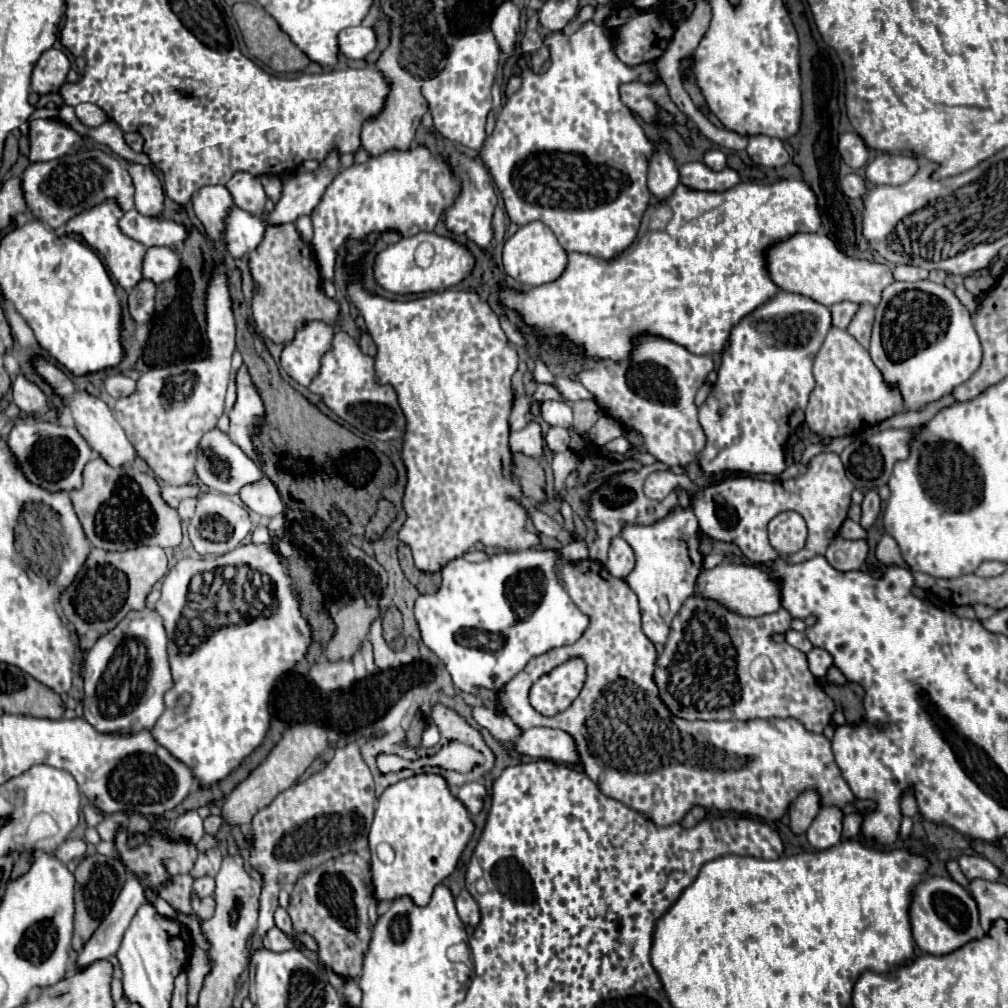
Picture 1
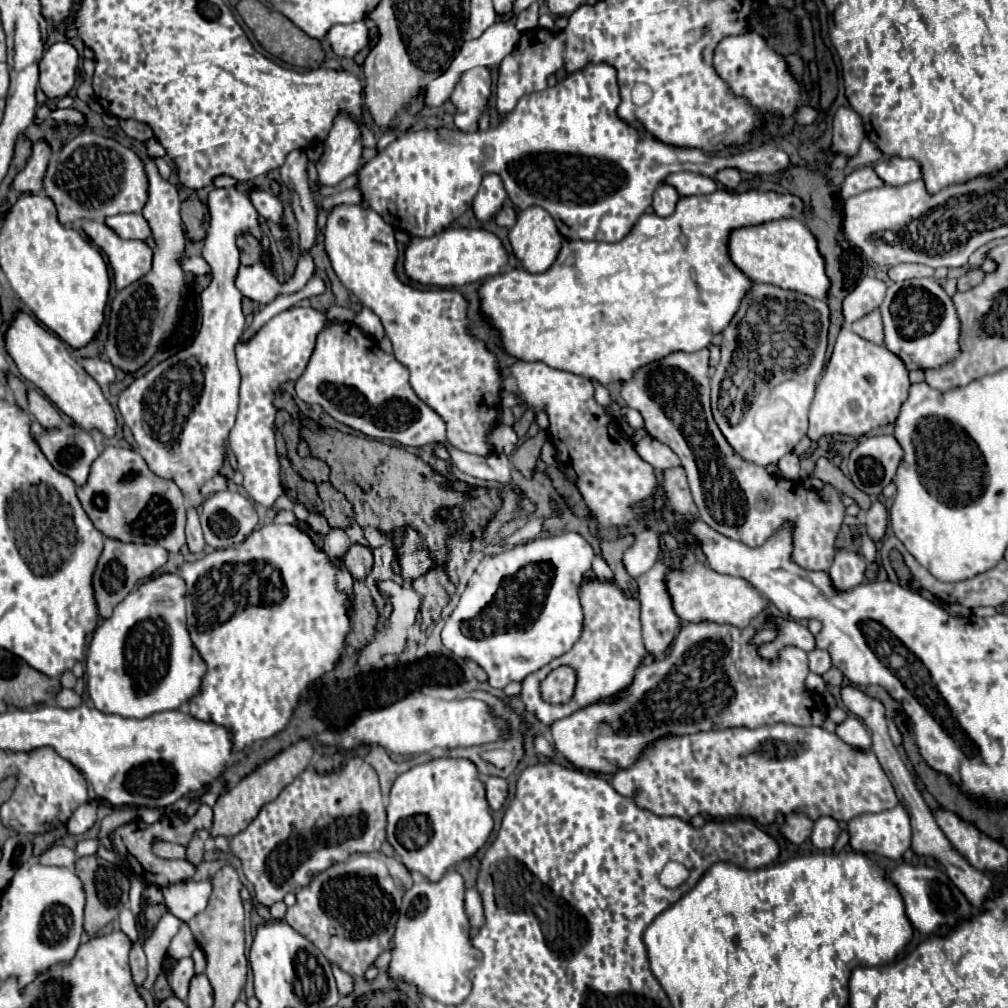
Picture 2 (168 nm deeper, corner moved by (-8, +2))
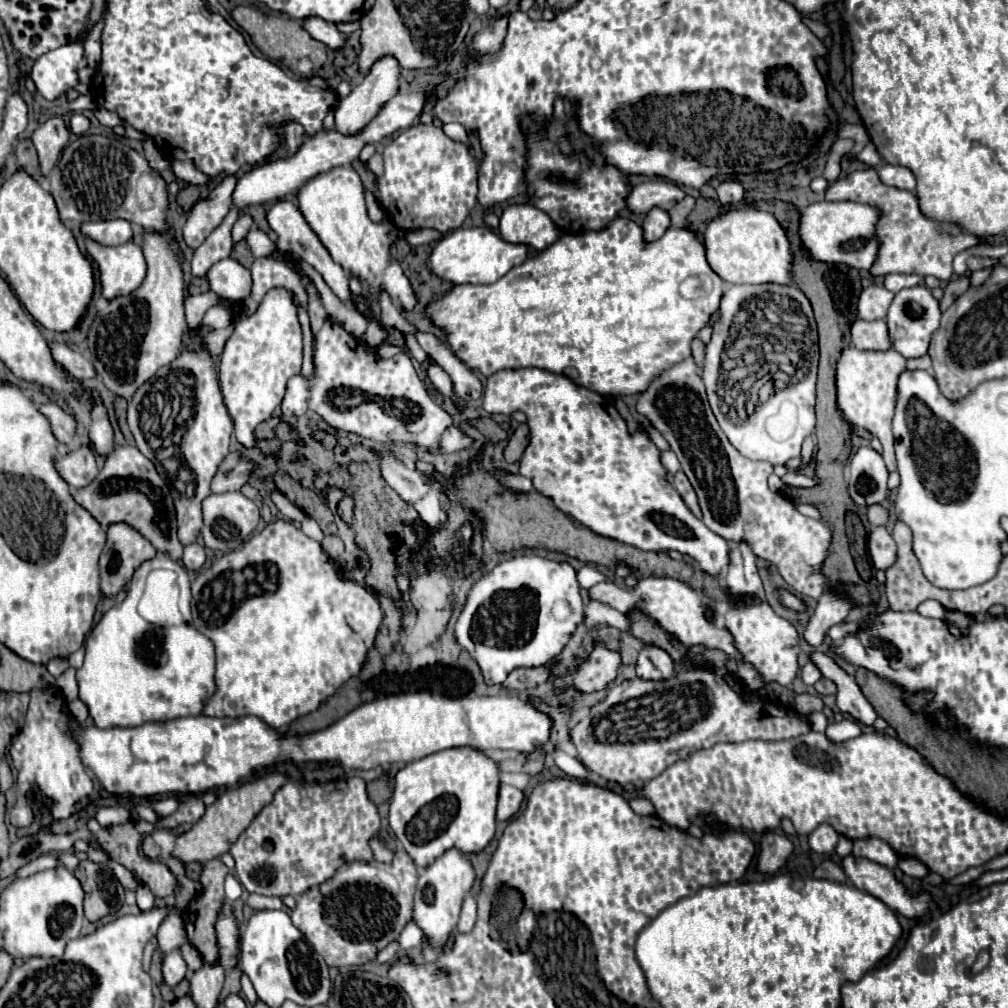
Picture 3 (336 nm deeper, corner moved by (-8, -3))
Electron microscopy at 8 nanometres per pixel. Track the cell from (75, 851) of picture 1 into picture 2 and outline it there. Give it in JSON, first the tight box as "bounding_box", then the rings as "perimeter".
{"bounding_box":[38,845,76,867],"perimeter":[[[54,845],[50,847],[48,851],[44,851],[38,861],[42,865],[58,865],[58,867],[74,867],[74,861],[76,861],[76,855],[72,849],[64,847],[64,845]]]}

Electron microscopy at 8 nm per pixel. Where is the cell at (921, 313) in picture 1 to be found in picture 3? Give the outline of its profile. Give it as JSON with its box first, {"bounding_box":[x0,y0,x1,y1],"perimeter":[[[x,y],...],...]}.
{"bounding_box":[886,286,942,360],"perimeter":[[[926,286],[902,288],[900,292],[896,292],[896,296],[894,296],[894,300],[892,300],[890,308],[888,308],[888,314],[886,314],[892,348],[896,352],[900,352],[908,360],[926,356],[928,346],[930,346],[930,338],[940,326],[940,316],[942,316],[940,302],[932,296],[930,288],[926,288]]]}

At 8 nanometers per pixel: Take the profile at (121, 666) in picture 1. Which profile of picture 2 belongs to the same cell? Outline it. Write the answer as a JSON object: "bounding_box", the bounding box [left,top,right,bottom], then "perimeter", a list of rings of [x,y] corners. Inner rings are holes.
{"bounding_box":[86,573,206,719],"perimeter":[[[162,573],[158,577],[150,577],[136,591],[132,591],[120,605],[116,605],[112,617],[104,619],[96,627],[86,657],[86,689],[92,699],[92,705],[98,711],[120,717],[144,719],[152,713],[180,709],[198,693],[200,681],[206,673],[206,665],[188,637],[184,591],[184,579],[180,579],[176,573]],[[164,587],[168,587],[166,597],[174,601],[172,607],[164,607],[162,603],[158,603],[158,595],[160,591],[164,591]]]}

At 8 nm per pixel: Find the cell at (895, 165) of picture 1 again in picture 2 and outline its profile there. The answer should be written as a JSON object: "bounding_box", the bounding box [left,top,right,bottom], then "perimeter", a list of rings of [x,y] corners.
{"bounding_box":[874,157,922,185],"perimeter":[[[888,157],[876,163],[874,171],[886,185],[906,185],[908,181],[916,181],[922,177],[920,165],[914,159]]]}

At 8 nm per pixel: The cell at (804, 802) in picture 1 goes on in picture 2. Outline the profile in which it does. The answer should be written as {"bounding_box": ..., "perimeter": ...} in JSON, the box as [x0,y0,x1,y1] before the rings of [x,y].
{"bounding_box":[780,813,814,845],"perimeter":[[[792,813],[792,815],[786,817],[786,821],[784,821],[782,829],[780,829],[780,835],[786,837],[790,843],[800,845],[800,843],[804,843],[804,841],[810,837],[812,825],[814,825],[814,823],[812,823],[806,815],[796,815],[796,813]]]}

